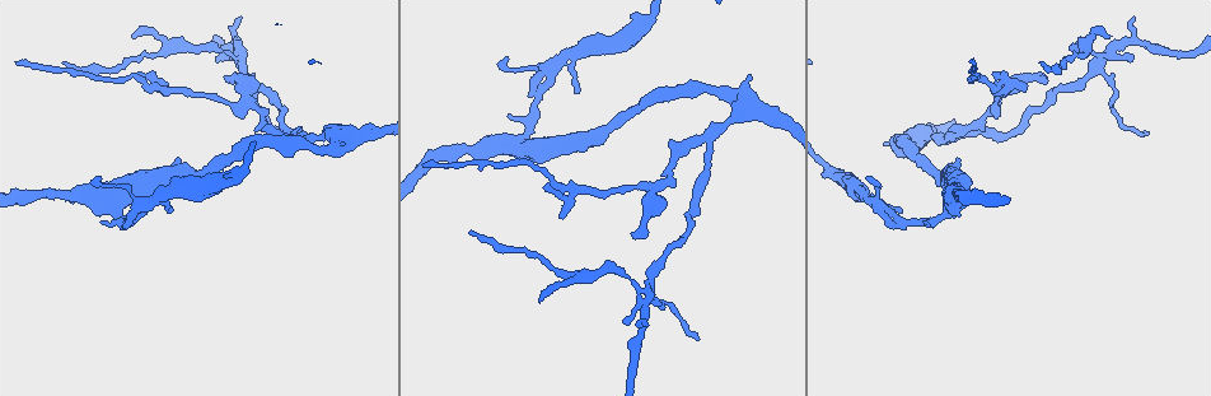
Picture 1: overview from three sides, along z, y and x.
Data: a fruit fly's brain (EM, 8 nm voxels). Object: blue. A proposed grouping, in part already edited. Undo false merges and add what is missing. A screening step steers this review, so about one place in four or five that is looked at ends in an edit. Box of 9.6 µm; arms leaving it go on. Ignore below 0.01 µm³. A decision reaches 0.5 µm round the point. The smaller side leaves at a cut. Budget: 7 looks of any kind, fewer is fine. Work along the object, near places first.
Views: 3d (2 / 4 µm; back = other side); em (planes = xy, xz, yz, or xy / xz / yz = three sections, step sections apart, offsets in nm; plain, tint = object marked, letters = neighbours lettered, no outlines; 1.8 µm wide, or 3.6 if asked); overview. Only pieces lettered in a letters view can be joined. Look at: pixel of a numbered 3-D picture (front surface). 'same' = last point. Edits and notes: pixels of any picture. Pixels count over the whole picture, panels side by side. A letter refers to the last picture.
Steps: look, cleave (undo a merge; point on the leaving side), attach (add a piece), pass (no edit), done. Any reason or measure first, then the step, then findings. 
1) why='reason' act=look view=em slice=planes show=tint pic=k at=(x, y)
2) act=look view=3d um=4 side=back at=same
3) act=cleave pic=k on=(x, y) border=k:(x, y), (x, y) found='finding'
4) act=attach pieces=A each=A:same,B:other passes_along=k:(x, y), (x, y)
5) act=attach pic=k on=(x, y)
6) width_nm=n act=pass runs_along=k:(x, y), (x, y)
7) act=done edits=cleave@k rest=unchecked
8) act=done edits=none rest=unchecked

why='three arms meet' act=look view=3d um=2 pic=1 at=(308, 137)

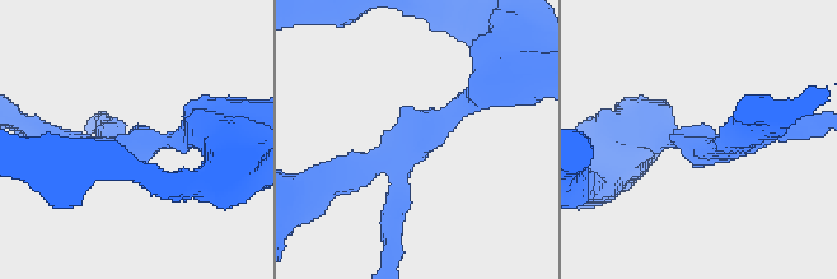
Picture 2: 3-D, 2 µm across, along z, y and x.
arms=3 arm_widths_nm=160,190,300 why='need the tissue' act=look view=em slice=yz step=16 show=tint pic=2 at=(405, 164)

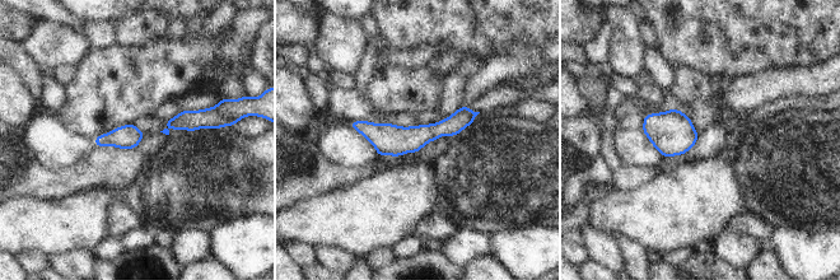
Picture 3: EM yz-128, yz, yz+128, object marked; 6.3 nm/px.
why='cut it another way' act=look view=em slice=planes show=letters at=same

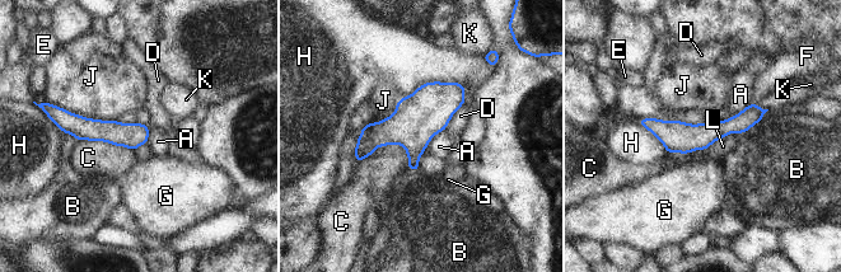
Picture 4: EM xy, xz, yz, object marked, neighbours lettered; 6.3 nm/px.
longest_contact=H:420nm act=pass each=A:other,B:other,C:other,D:other,E:other,F:other,G:other,H:other,J:other,K:other,L:other border=4:(742, 132), (686, 154) found='one neuron here'

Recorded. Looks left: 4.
why='sharp bend' act=look view=3d um=4 pic=1 at=(248, 106)

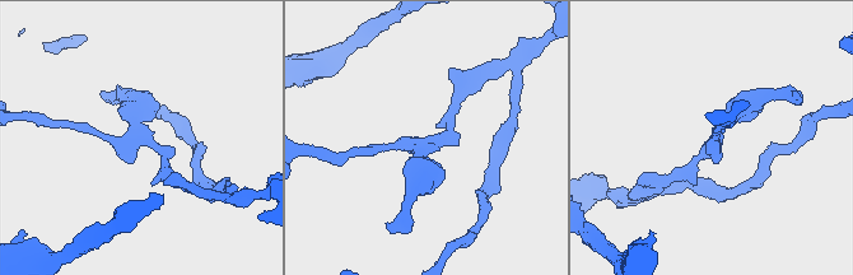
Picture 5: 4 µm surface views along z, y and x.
why='need the tissue' act=look view=em slice=planes show=letters pic=5 at=(429, 141)

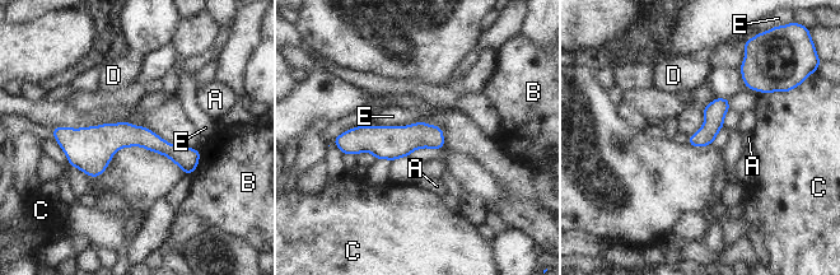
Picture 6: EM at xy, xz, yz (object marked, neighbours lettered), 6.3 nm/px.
width_nm=140 act=pass each=A:other,B:other,C:other,D:other,E:other border=6:(414, 122), (406, 125), (376, 125) found='one neuron here'

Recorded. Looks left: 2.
why='abrupt turn' act=look view=em slice=planes show=letters pic=1 at=(644, 293)

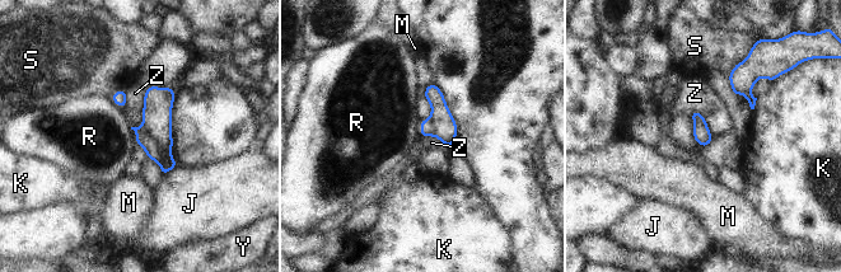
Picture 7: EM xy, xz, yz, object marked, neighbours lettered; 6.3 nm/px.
act=cleave pic=7 on=(143, 139) each=J:other,K:other,M:other,R:other,S:other,Y:other,Z:other part_leaving=7:(139, 130), (157, 159), (172, 164) found='two neurons meet here'

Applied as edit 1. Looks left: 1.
act=done edits=cleave@7 rest=unchecked

